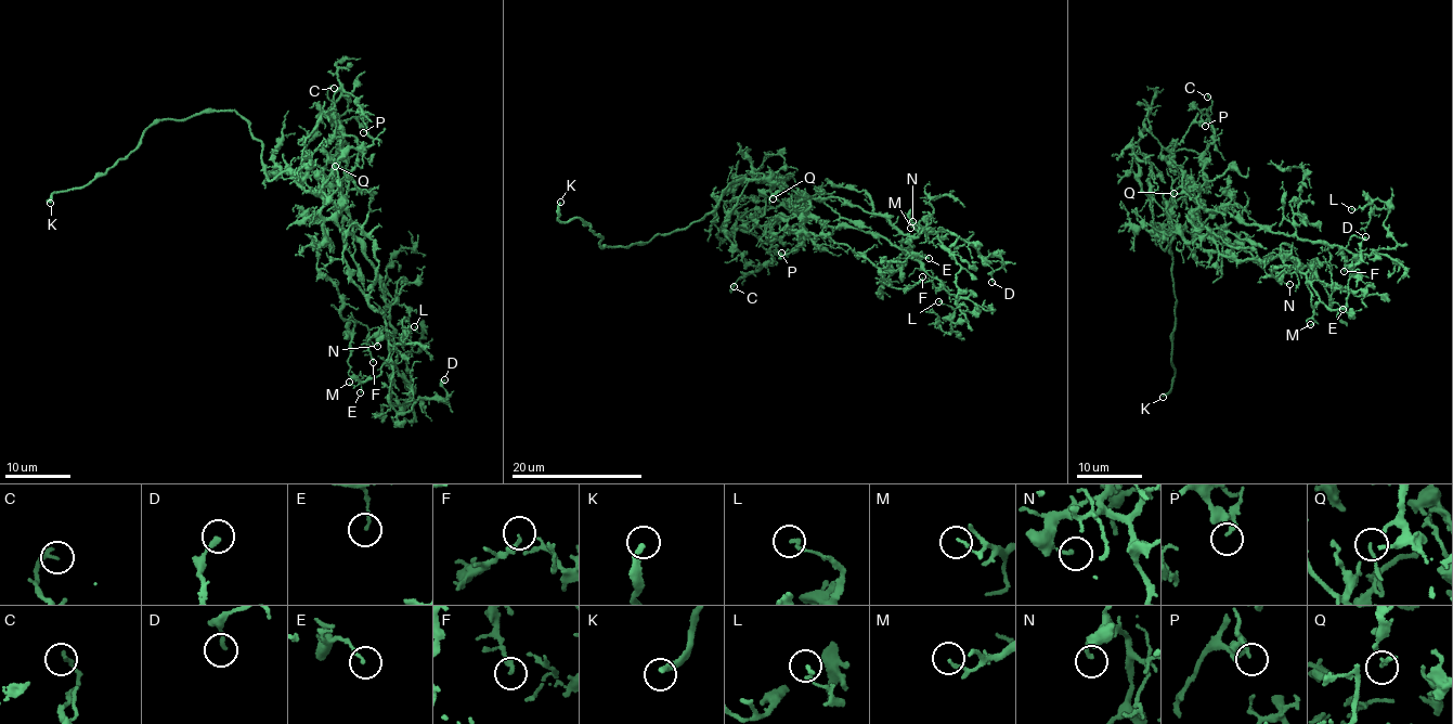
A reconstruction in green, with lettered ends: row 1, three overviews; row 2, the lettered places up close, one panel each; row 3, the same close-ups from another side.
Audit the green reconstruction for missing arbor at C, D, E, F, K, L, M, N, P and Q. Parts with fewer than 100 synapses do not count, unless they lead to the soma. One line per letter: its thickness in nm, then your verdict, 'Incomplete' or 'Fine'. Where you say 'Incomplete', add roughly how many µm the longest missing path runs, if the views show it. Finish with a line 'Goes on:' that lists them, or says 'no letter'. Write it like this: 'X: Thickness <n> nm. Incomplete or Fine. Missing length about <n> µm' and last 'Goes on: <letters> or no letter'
C: Thickness 180 nm. Fine
D: Thickness 180 nm. Fine
E: Thickness 130 nm. Fine
F: Thickness 200 nm. Fine
K: Thickness 240 nm. Incomplete. Missing length about 60 µm
L: Thickness 170 nm. Fine
M: Thickness 120 nm. Fine
N: Thickness 160 nm. Fine
P: Thickness 160 nm. Fine
Q: Thickness 90 nm. Fine
Goes on: K

